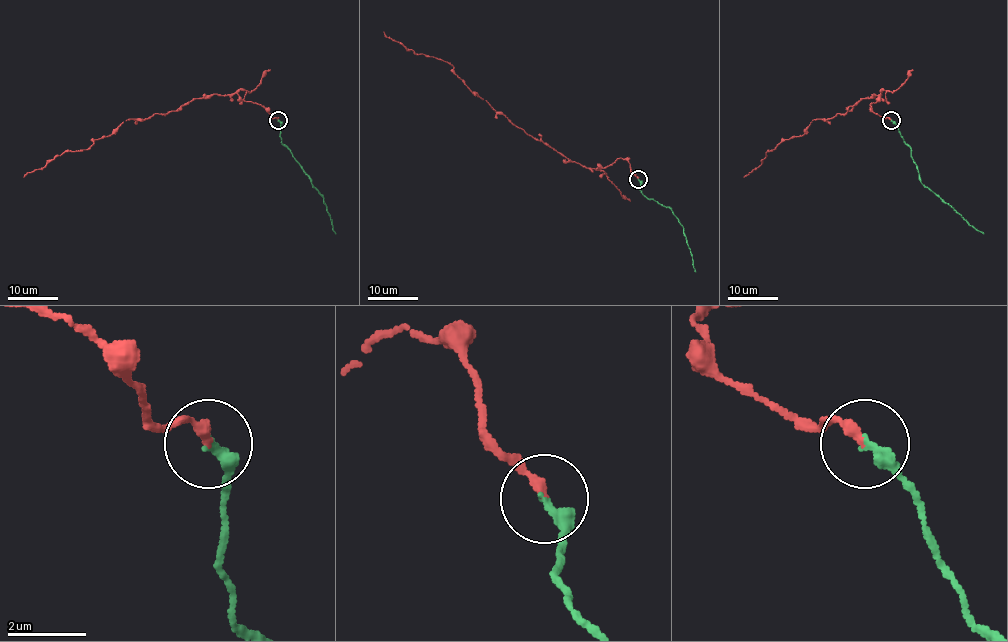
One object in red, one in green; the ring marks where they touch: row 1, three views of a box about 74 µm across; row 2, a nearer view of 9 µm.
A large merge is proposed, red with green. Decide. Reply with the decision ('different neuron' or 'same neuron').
same neuron

